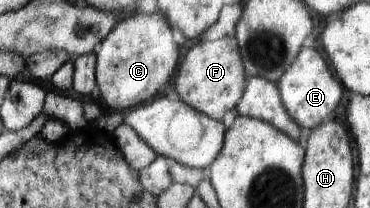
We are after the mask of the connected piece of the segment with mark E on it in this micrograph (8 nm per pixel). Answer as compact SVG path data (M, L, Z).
M301 47L293 64L281 75L276 85L285 110L305 133L329 119L339 106L340 98L343 98L343 85L313 47Z

